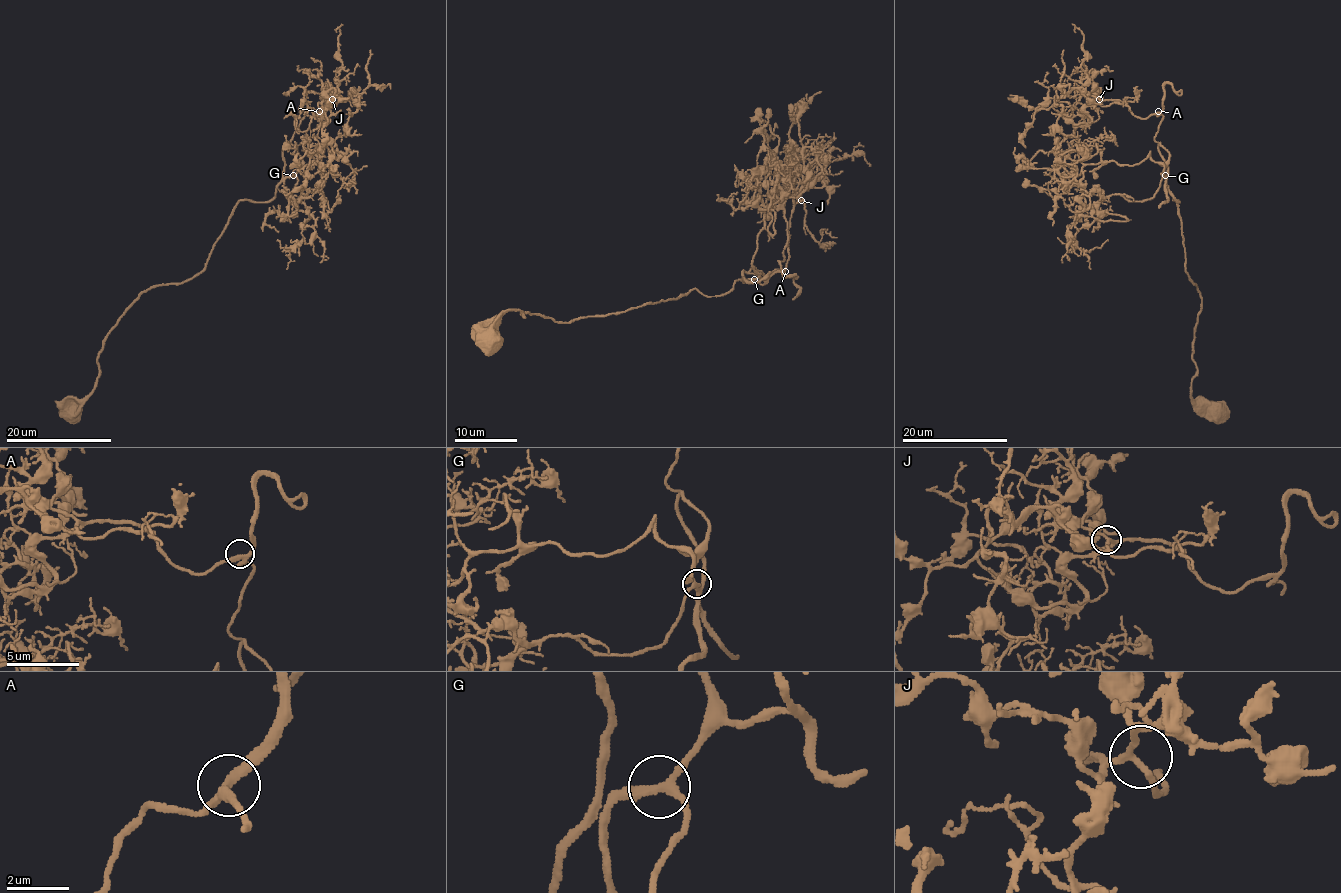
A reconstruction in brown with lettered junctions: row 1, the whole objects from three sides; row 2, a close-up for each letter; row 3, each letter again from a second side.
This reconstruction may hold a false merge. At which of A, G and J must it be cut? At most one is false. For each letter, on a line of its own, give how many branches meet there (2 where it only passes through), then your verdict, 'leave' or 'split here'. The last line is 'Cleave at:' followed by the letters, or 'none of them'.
A: 3 | leave
G: 3 | leave
J: 3 | leave
Cleave at: none of them

